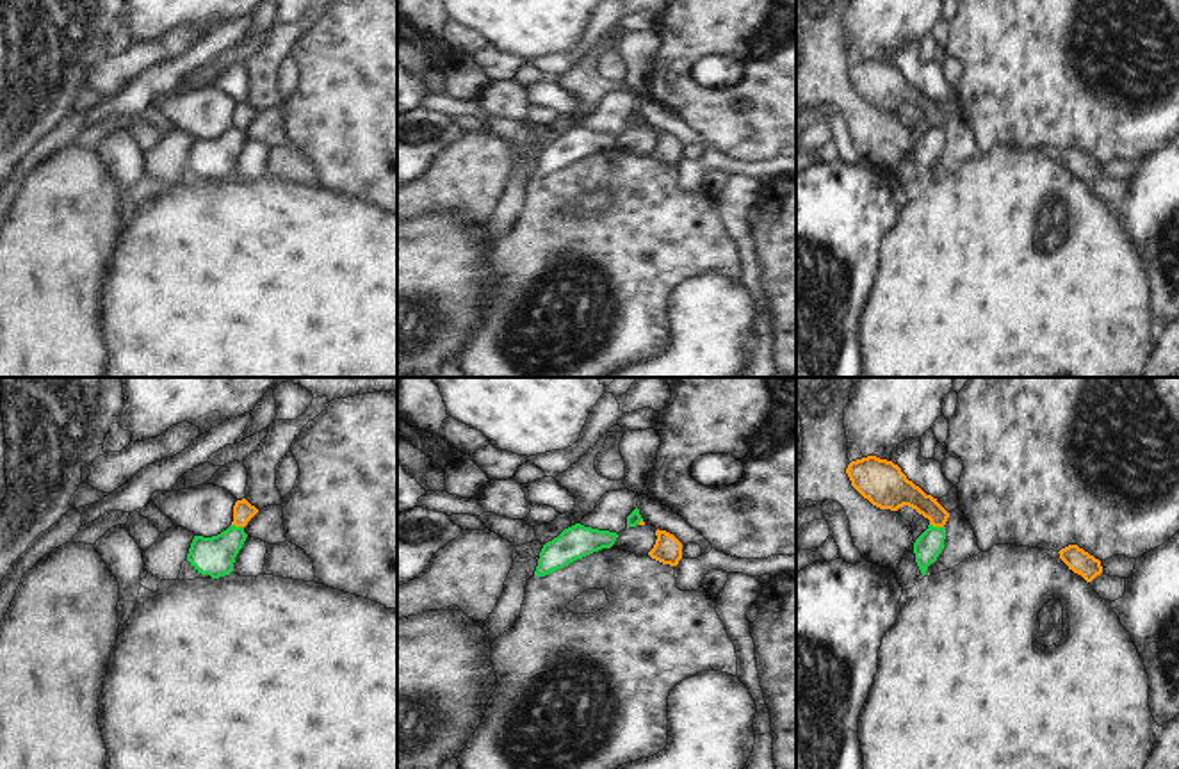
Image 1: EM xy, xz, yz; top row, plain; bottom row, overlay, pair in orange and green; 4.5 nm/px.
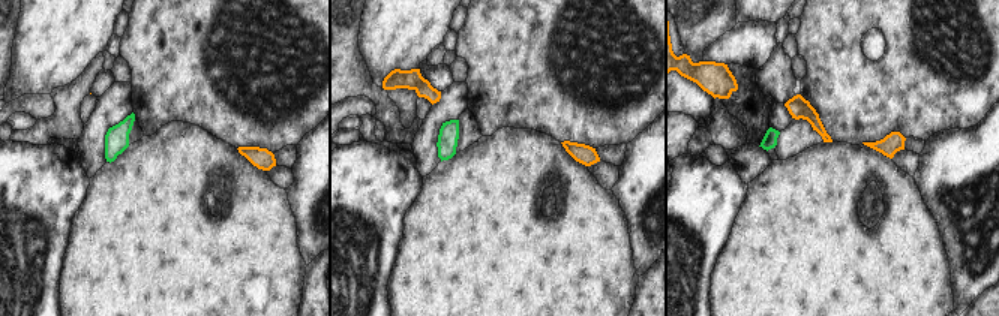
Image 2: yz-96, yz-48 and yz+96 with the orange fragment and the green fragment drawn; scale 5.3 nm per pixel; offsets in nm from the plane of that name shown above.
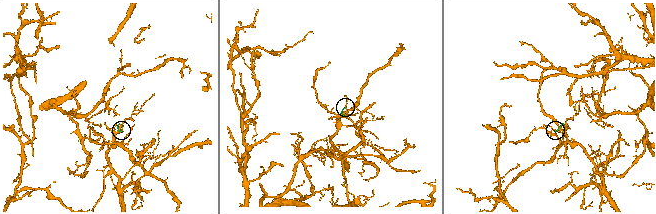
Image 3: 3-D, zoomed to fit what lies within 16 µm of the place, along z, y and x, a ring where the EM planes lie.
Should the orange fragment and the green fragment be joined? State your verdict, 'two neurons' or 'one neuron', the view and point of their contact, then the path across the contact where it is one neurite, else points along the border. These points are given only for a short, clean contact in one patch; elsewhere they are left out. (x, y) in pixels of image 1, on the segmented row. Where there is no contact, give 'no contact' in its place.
two neurons; contact yz (937, 526); border yz (930, 524), (943, 527)

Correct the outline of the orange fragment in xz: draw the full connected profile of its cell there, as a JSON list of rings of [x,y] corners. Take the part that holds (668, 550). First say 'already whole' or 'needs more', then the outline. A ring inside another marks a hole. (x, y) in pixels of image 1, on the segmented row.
already whole | [[[655,530],[655,545],[648,555],[663,564],[677,566],[682,559],[682,543],[666,530]]]

